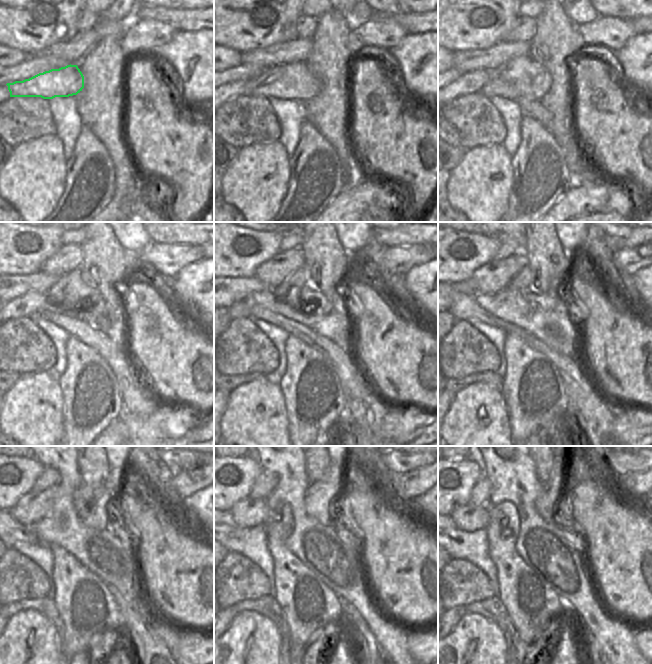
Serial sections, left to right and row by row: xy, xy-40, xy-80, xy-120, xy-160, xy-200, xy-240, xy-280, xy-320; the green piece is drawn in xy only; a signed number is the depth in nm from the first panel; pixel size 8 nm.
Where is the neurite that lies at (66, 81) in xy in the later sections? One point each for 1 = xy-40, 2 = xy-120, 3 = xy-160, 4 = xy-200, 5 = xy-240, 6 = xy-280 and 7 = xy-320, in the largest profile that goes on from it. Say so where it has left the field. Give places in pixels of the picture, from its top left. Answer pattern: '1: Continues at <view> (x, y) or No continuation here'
1: Continues at xy-40 (295, 80)
2: Continues at xy-120 (70, 292)
3: Continues at xy-160 (294, 290)
4: Continues at xy-200 (523, 281)
5: Continues at xy-240 (89, 502)
6: Continues at xy-280 (320, 497)
7: Continues at xy-320 (551, 489).

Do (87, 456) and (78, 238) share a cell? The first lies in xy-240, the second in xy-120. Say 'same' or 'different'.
different

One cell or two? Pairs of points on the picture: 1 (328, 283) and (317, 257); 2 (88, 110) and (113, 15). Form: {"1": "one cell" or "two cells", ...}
{"1": "one cell", "2": "two cells"}

